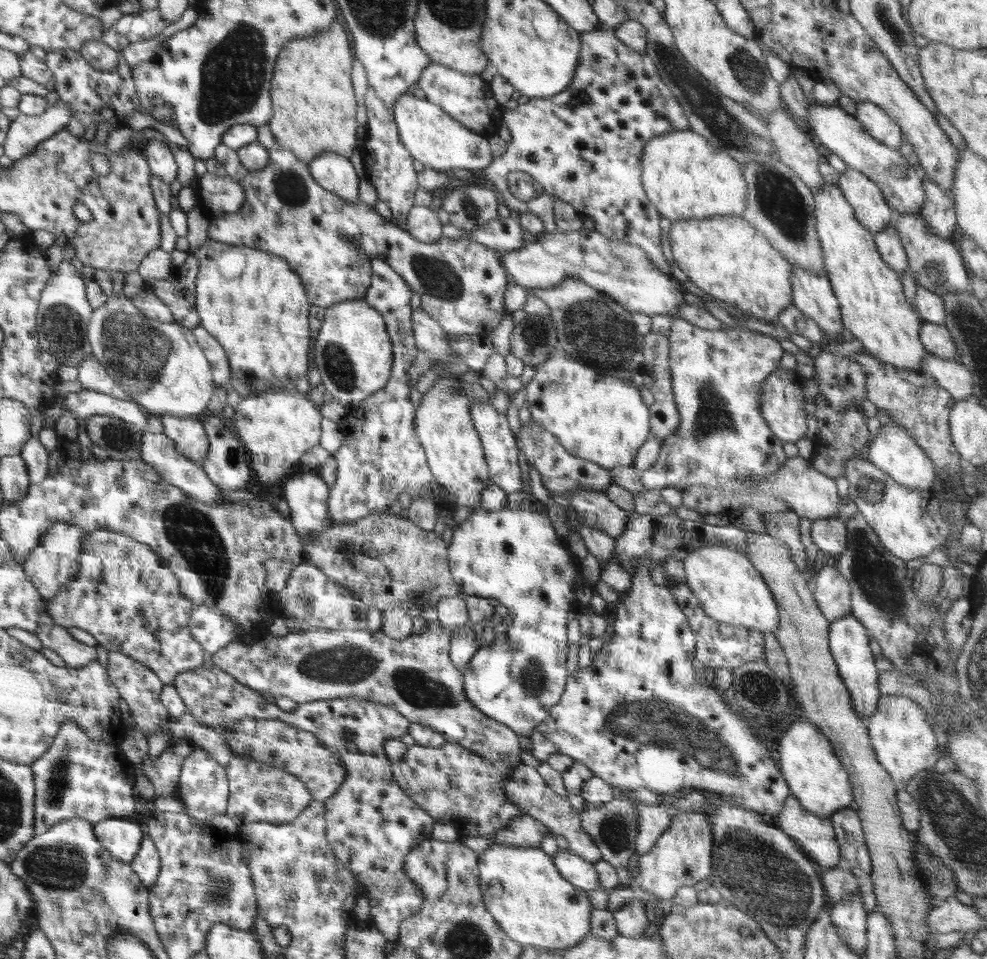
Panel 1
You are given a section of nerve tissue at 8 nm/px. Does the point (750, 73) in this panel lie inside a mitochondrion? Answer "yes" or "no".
yes

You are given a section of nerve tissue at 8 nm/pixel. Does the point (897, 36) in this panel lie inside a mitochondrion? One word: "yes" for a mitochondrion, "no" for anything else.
yes

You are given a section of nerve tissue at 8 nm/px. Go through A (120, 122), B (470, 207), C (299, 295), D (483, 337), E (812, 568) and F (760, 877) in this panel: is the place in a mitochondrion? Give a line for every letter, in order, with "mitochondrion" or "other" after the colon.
A: other
B: mitochondrion
C: other
D: other
E: other
F: mitochondrion

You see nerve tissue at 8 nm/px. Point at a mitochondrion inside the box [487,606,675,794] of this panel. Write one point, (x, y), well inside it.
(533, 680)

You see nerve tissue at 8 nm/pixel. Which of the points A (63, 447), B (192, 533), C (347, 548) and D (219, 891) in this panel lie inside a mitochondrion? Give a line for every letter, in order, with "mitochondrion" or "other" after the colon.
A: other
B: mitochondrion
C: mitochondrion
D: mitochondrion

